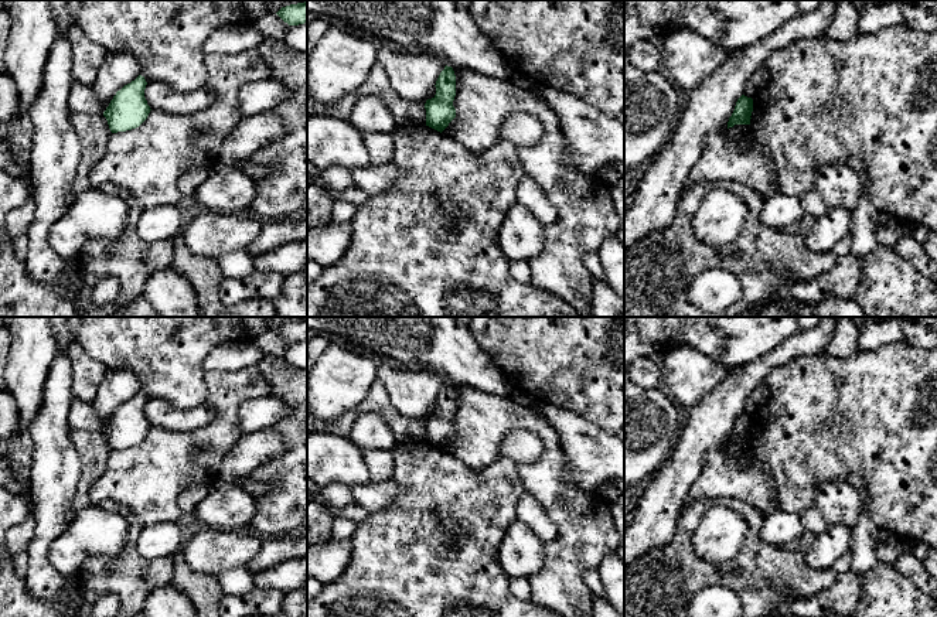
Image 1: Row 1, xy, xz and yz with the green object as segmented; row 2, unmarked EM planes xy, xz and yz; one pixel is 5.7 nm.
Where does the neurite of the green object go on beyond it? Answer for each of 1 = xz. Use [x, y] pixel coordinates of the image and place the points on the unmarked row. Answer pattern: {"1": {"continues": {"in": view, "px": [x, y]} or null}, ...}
{"1": {"continues": null}}

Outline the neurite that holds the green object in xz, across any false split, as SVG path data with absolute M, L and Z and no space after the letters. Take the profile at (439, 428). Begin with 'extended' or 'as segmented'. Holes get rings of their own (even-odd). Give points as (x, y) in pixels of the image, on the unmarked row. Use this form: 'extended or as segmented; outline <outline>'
as segmented; outline M444 384L435 403L436 412L425 420L426 443L442 450L456 434L456 426L453 423L456 413L456 392L452 384Z

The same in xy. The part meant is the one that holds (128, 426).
as segmented; outline M139 392L116 409L103 429L112 450L136 446L147 436L151 426L144 415L146 402L144 393Z

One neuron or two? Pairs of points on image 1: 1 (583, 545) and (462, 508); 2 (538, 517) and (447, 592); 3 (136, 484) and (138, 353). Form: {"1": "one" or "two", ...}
{"1": "two", "2": "two", "3": "two"}

